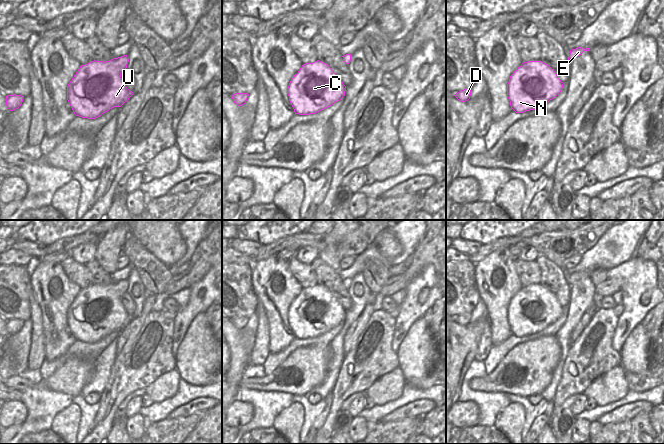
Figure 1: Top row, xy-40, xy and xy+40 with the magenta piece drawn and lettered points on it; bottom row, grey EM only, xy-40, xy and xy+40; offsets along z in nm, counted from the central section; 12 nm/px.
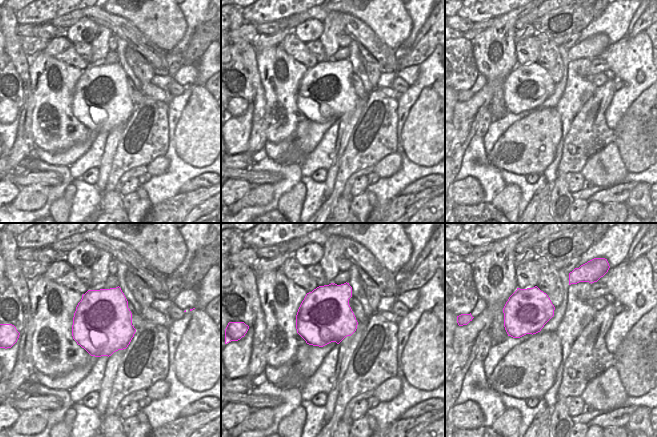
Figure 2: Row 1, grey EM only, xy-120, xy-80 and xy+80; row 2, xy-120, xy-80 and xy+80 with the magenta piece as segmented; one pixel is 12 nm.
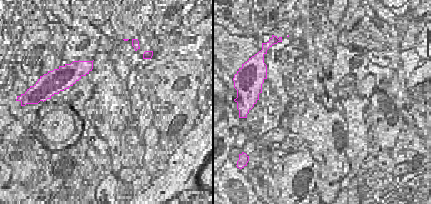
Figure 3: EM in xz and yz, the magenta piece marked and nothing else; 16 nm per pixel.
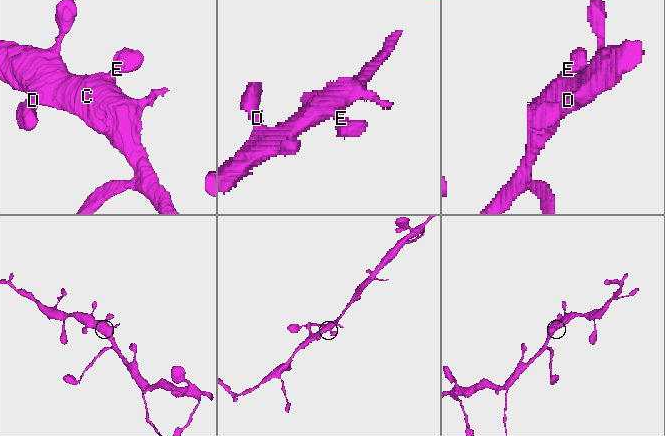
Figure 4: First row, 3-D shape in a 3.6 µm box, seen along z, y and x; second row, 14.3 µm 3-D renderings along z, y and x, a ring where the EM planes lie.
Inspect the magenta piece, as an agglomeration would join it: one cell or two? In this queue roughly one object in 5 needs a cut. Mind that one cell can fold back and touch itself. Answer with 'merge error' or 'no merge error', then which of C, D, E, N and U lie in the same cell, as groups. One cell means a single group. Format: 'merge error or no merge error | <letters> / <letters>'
no merge error | C D E N U

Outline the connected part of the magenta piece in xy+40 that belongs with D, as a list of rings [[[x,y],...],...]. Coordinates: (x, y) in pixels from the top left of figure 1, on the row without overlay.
[[[464,313],[464,314],[461,314],[459,316],[457,316],[455,319],[454,319],[459,325],[461,326],[466,326],[470,323],[470,320],[471,320],[471,314],[470,313]]]

